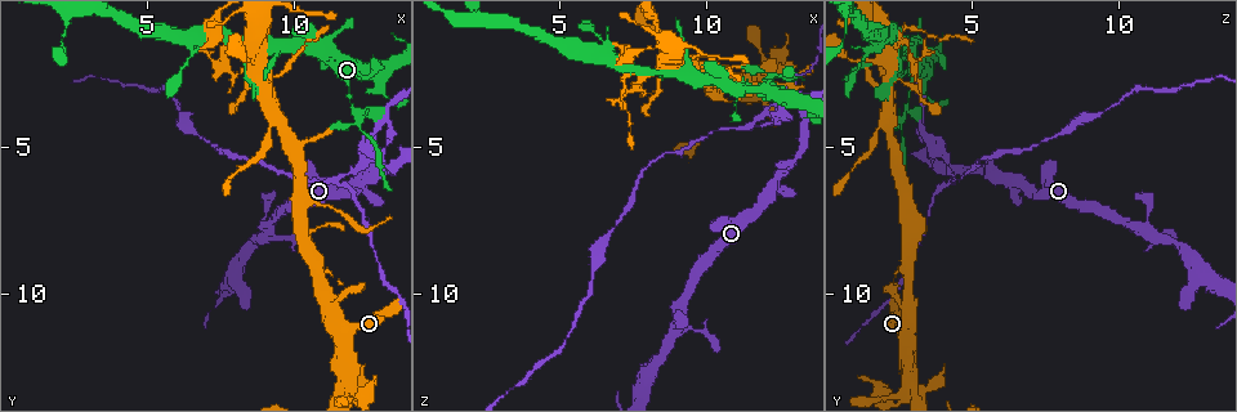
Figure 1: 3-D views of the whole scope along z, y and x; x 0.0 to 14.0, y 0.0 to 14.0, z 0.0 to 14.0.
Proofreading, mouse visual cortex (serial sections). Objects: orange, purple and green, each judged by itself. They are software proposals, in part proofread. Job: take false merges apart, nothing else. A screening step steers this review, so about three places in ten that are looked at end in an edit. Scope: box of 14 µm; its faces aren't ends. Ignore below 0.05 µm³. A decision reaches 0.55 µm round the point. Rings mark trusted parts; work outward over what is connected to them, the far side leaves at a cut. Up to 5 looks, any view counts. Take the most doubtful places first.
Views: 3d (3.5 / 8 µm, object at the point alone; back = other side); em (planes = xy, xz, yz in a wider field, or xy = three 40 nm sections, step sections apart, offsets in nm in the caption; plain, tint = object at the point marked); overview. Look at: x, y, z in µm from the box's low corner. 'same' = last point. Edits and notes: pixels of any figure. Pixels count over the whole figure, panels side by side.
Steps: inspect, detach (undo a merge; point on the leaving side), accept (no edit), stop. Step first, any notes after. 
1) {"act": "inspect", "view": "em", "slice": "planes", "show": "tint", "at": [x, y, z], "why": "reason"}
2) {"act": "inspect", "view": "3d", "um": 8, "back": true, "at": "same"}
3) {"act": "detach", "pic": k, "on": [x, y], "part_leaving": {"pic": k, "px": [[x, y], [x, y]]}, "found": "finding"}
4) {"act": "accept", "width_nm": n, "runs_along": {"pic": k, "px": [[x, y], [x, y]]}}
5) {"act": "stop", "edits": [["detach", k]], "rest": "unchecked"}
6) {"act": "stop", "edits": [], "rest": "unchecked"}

{"act": "inspect", "view": "3d", "um": 8, "at": [13.0, 5.1, 3.6]}

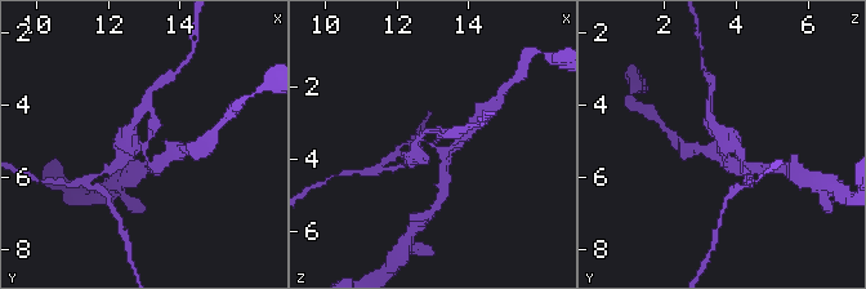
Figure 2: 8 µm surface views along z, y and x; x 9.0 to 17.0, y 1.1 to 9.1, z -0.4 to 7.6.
{"act": "inspect", "view": "3d", "um": 3.5, "back": true, "at": [13.1, 5.1, 3.6]}

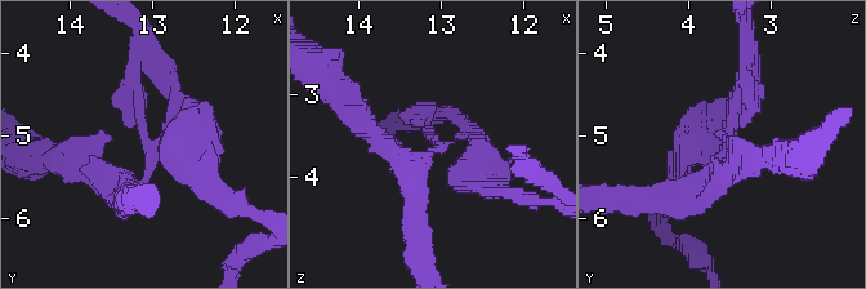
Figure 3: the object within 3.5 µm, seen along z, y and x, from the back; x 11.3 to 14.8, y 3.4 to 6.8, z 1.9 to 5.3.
{"act": "inspect", "view": "em", "slice": "xy", "step": 5, "show": "tint", "at": [13.00, 5.15, 3.60], "arms": 3, "arm_widths_nm": [150, 300, 300], "why": "shape alone is not enough"}

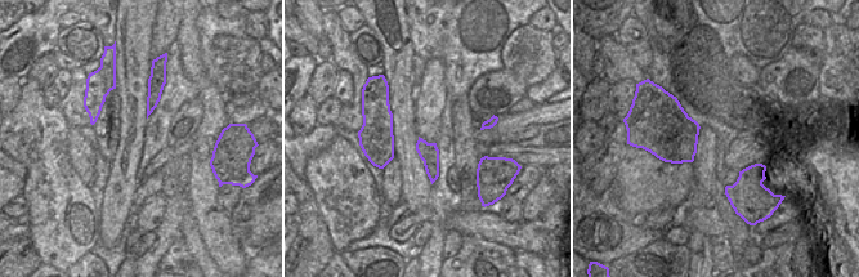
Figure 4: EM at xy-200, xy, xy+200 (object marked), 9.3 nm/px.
{"act": "detach", "pic": 3, "on": [468, 178], "part_leaving": {"pic": 3, "px": [[434, 149], [469, 136], [478, 176]]}, "found": "two cells meet here"}

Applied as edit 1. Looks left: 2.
{"act": "inspect", "view": "3d", "um": 3.5, "back": true, "at": [12.0, 3.5, 2.8]}

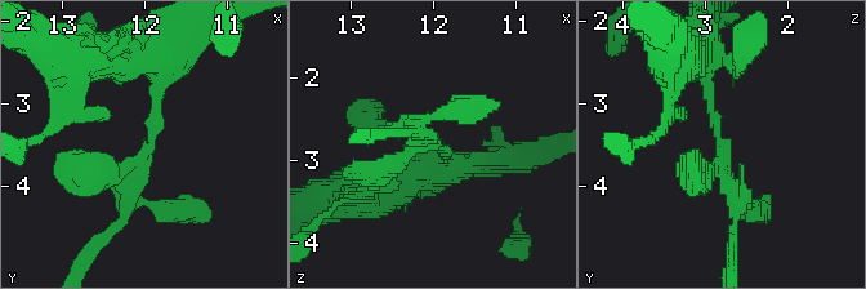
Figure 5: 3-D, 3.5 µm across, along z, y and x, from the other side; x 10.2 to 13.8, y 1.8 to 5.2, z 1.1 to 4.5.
{"act": "inspect", "view": "em", "slice": "xy", "step": 2, "show": "tint", "at": [12.00, 3.55, 2.80]}

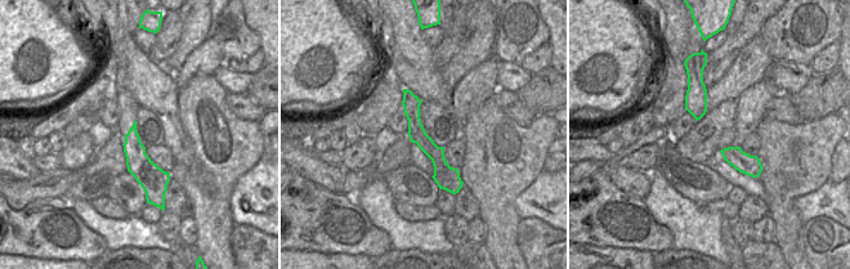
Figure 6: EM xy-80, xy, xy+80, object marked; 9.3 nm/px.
{"act": "detach", "pic": 5, "on": [420, 118], "width_nm": 160, "part_leaving": {"pic": 5, "px": [[146, 163], [126, 186], [123, 222], [83, 265]]}, "found": "a second cell is stuck on"}

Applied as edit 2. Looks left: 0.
{"act": "stop", "edits": [["detach", 3], ["detach", 5]], "rest": "unchecked"}

